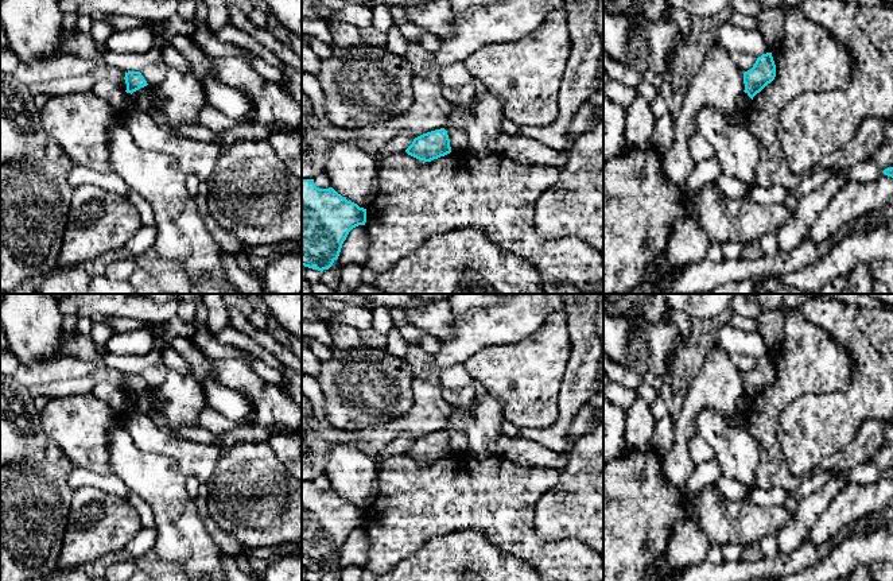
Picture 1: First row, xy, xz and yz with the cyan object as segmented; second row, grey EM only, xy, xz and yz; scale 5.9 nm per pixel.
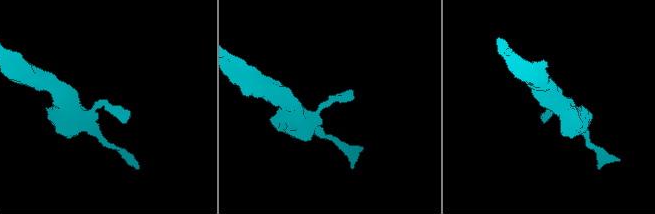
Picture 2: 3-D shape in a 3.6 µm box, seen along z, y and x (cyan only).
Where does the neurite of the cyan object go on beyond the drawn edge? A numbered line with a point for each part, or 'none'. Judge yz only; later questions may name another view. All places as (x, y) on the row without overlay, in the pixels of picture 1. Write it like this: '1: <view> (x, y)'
none

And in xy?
none

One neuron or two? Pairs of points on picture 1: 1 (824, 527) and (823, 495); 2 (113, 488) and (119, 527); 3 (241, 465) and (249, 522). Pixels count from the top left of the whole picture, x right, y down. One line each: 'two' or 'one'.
1: two
2: two
3: one

